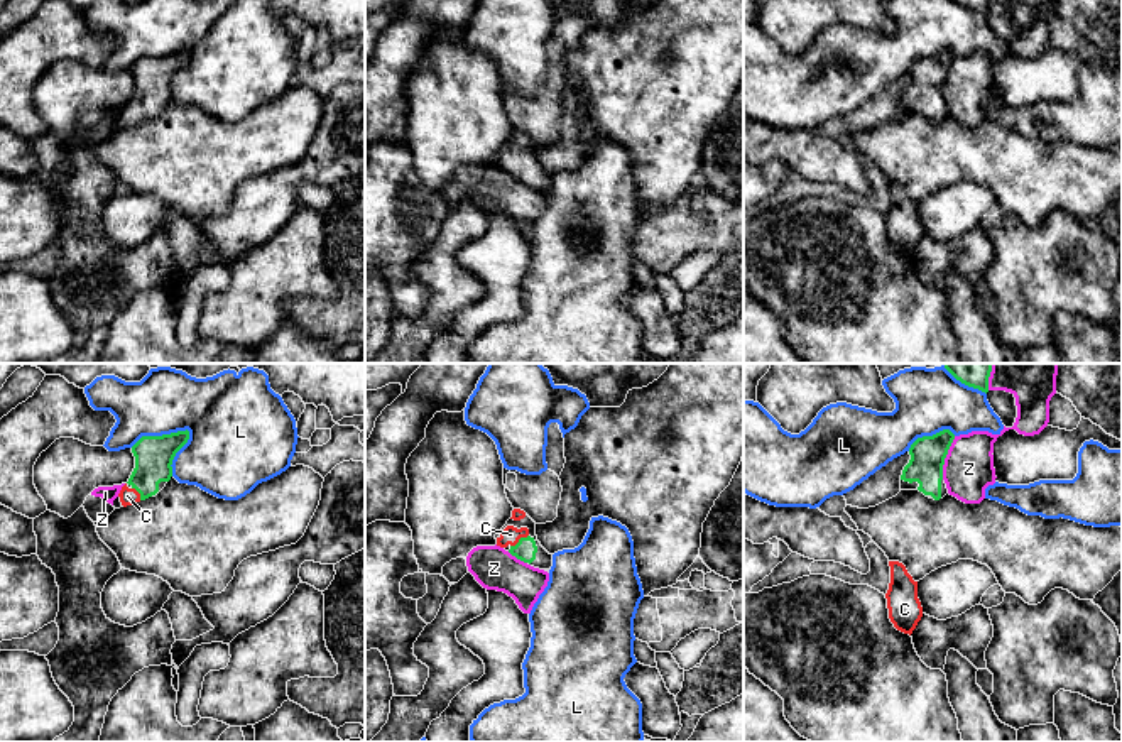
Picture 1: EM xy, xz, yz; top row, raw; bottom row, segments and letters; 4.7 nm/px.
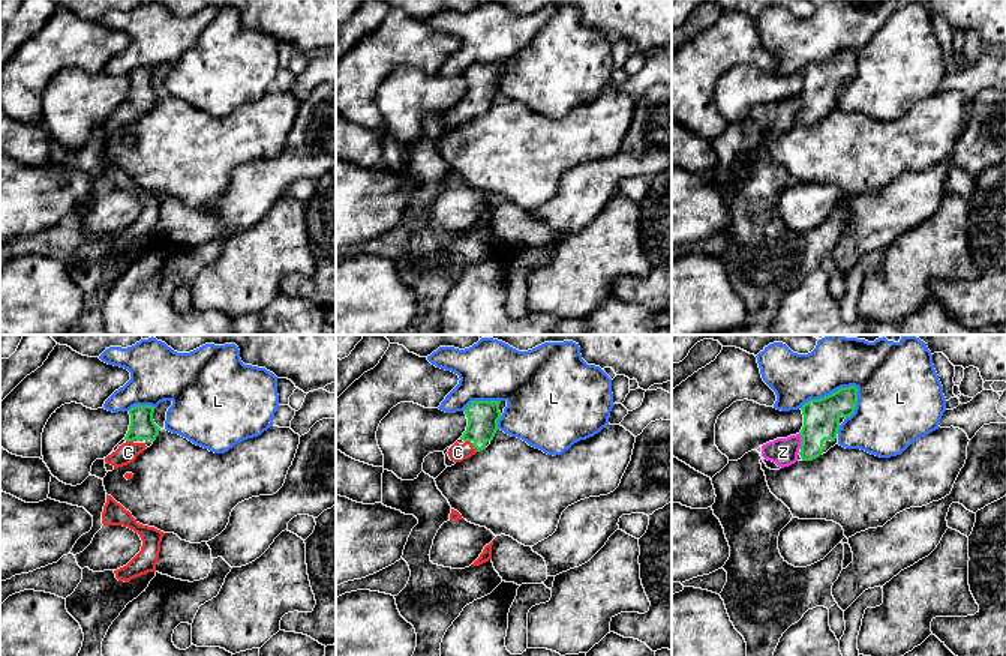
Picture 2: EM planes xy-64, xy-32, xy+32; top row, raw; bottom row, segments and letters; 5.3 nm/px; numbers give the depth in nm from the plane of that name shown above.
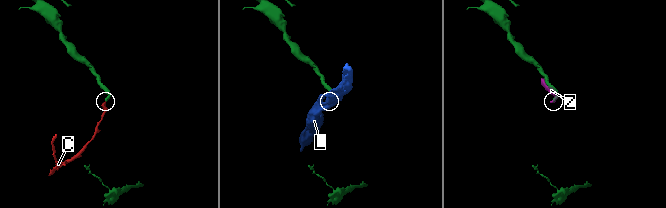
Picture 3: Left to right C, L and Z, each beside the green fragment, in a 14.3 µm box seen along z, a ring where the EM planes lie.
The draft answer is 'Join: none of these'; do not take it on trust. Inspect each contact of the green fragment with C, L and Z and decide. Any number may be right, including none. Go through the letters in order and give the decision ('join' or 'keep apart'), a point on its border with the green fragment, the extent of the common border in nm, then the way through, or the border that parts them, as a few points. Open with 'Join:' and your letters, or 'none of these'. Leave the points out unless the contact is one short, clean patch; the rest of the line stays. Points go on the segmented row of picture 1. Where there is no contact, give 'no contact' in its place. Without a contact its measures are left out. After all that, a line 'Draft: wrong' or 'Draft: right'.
Join: C
C: join; contact xz (519, 540); length 110 nm; way xz (524, 550), (519, 540), (511, 534)
L: keep apart; contact xy (159, 436); length 300 nm
Z: keep apart; contact yz (945, 457); length 220 nm
Draft: wrong

